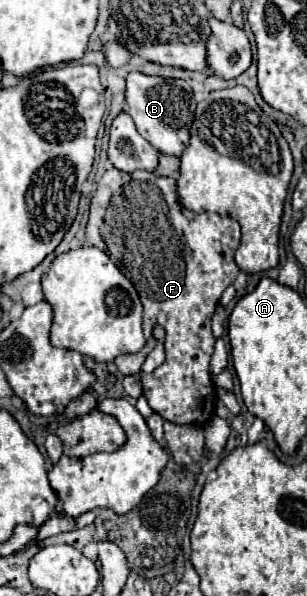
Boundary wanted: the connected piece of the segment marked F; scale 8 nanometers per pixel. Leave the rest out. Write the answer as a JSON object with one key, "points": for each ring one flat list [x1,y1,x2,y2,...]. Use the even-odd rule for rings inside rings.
{"points":[[116,167,106,169,102,175,98,189,90,203,90,219,86,225,86,241,98,249,102,249,114,265,134,283,142,305,144,305,144,333,146,333,146,347,140,351,140,355,122,355,116,359,116,367,124,375,136,375,142,381,144,397,148,399,148,405,162,415,166,421,186,425,204,425,214,415,214,403,216,403,216,387,212,383,208,363,214,351,216,339,210,331,210,319,218,305,220,295,224,289,236,281,240,269,234,263,234,251,240,243,240,225,232,217,220,217,216,213,192,213,180,205,170,207,168,215,164,215,164,207,168,207,168,201,164,201,164,195,160,187,156,185,156,175,150,171,134,171,124,173],[154,325,160,325,166,331,164,349,166,349,166,361,154,369,152,373,142,373,142,363,148,357,148,353,156,347,156,339,152,335]]}

